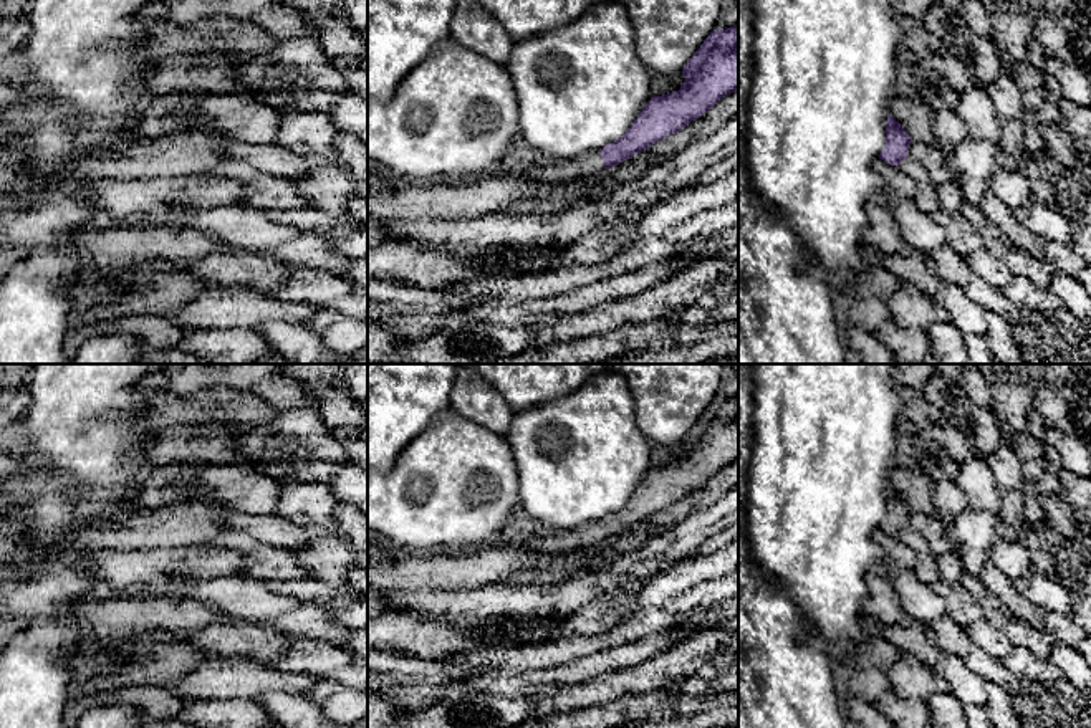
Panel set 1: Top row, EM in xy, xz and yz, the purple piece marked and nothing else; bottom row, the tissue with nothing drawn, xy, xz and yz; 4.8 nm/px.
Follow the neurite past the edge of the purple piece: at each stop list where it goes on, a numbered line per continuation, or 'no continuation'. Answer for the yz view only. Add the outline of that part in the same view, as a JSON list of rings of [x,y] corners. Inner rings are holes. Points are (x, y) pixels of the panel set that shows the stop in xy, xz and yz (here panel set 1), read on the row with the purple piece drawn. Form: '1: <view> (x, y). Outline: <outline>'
no continuation

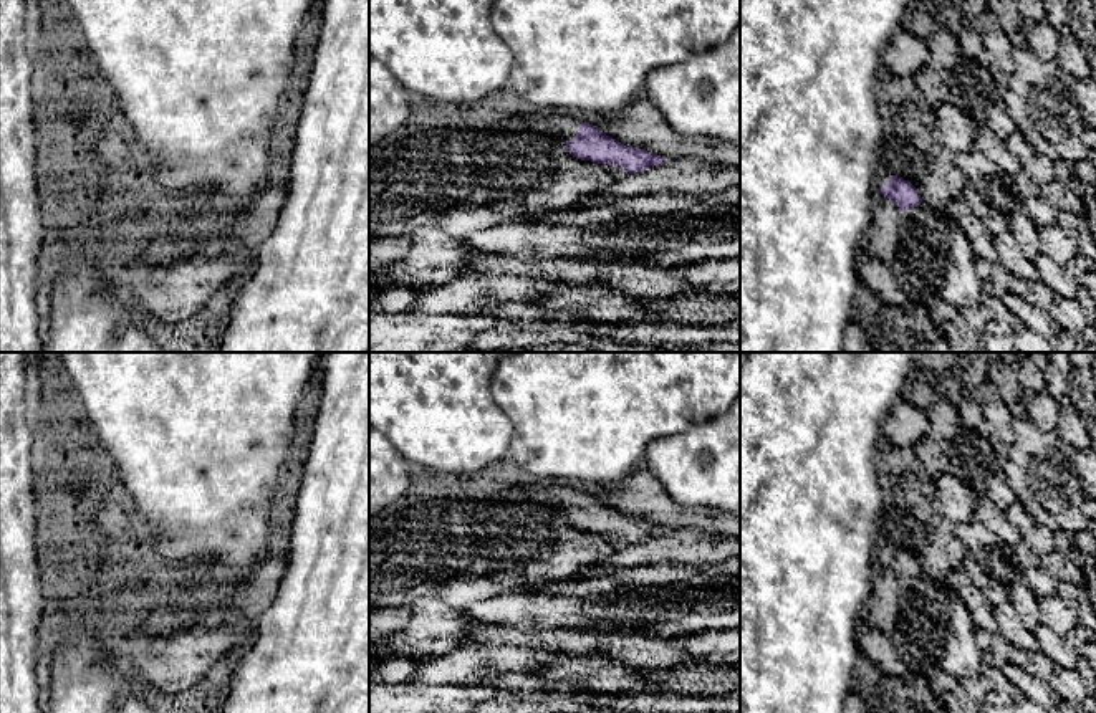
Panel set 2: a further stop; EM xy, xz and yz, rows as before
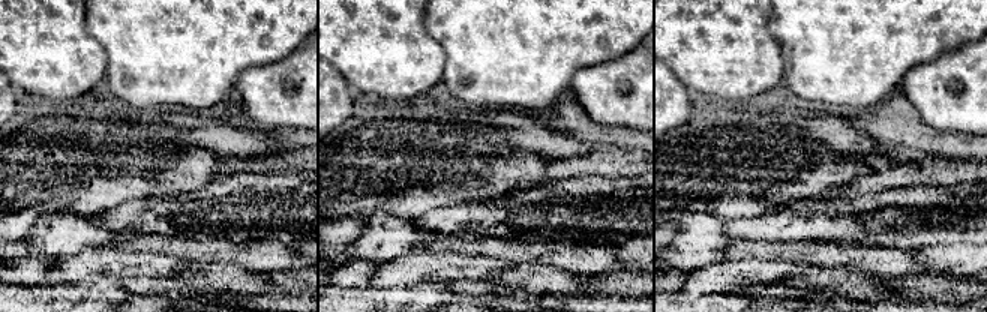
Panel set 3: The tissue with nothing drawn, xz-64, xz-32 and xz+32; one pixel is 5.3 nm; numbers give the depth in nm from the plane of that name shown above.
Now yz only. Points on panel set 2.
1: yz (883, 177). Outline: [[[879,170],[874,180],[874,189],[877,189],[879,192],[882,190],[884,184],[889,184],[892,179],[892,174],[882,172]]]

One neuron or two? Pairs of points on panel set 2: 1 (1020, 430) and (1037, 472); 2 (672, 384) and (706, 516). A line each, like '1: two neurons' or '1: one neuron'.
1: one neuron
2: two neurons

